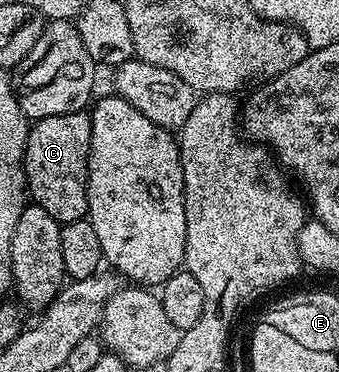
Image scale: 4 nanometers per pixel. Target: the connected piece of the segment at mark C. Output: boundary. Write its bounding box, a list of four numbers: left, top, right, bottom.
[25,111,91,224]

